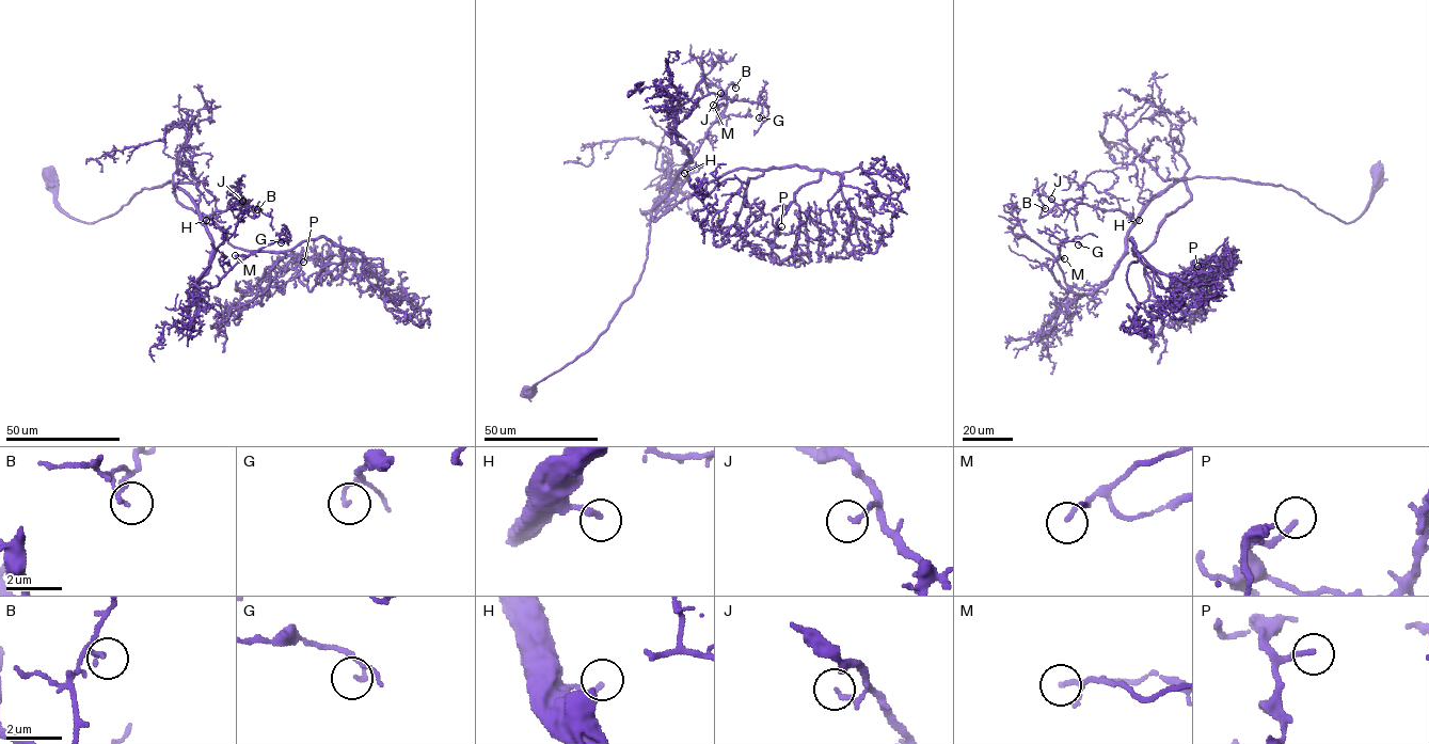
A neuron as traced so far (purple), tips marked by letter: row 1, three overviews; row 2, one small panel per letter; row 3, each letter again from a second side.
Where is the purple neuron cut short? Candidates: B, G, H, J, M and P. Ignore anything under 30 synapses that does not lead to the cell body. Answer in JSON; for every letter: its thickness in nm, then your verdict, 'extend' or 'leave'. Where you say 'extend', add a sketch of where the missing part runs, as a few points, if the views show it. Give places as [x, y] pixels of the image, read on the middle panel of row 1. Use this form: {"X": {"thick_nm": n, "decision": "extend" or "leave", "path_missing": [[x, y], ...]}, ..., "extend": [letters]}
{"B": {"thick_nm": 160, "decision": "leave"}, "G": {"thick_nm": 140, "decision": "leave"}, "H": {"thick_nm": 200, "decision": "extend"}, "J": {"thick_nm": 140, "decision": "leave"}, "M": {"thick_nm": 120, "decision": "leave"}, "P": {"thick_nm": 170, "decision": "leave"}, "extend": ["H"]}

